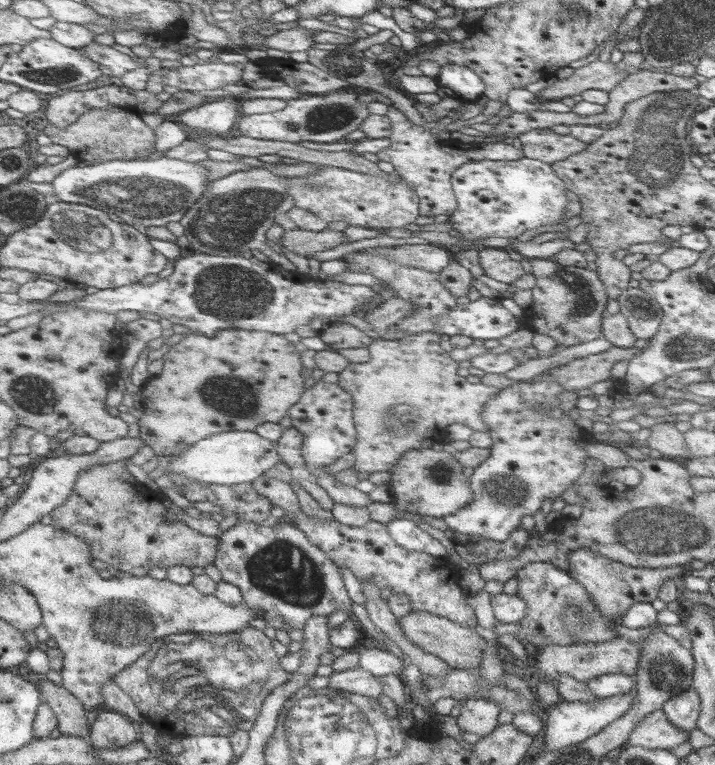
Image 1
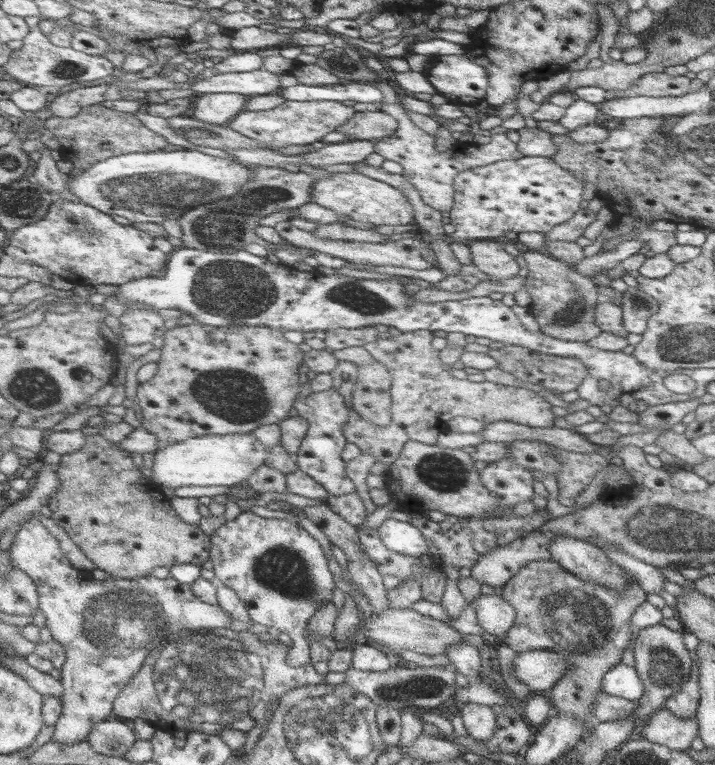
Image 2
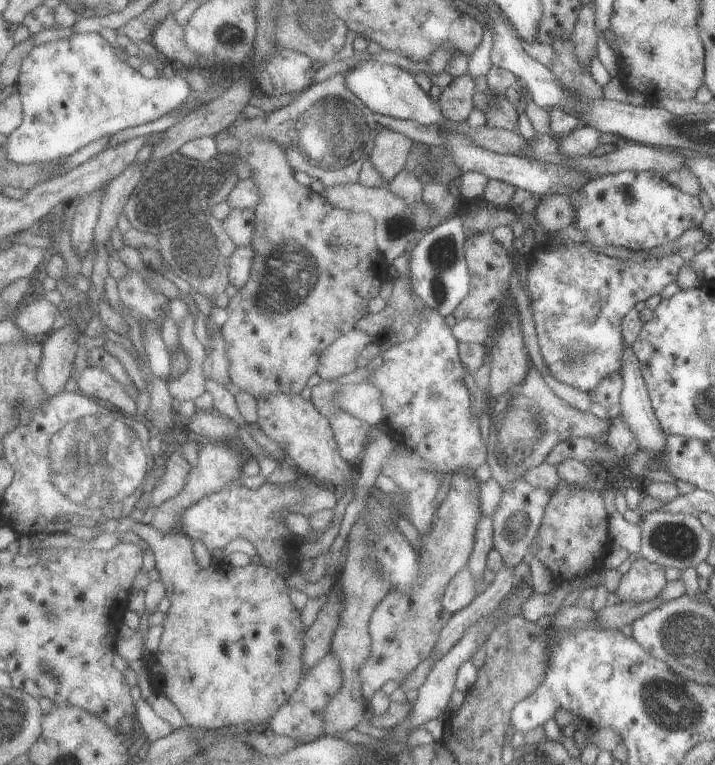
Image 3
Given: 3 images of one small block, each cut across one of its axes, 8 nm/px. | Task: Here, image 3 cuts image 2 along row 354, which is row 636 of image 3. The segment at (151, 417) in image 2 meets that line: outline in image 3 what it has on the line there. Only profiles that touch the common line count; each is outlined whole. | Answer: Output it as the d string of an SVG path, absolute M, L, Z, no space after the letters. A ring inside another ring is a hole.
M143 524L136 526L136 531L140 540L147 541L149 548L154 554L155 568L158 569L160 574L159 580L162 580L165 584L165 592L171 602L163 620L164 631L161 634L158 649L152 656L148 657L153 690L166 695L168 700L181 712L186 724L196 728L210 730L234 725L240 730L241 734L244 734L246 723L256 723L258 726L264 720L269 720L284 704L284 698L290 698L294 690L297 690L300 670L304 667L304 664L302 664L303 638L305 635L304 624L300 622L300 610L296 610L296 606L292 604L292 600L288 596L288 588L286 588L284 578L263 564L256 566L256 564L250 563L244 568L232 568L229 563L224 564L222 562L214 567L211 564L208 568L200 568L198 563L196 563L196 557L192 550L194 540L186 533L183 535L180 533L167 533L166 531L158 530L152 525Z

